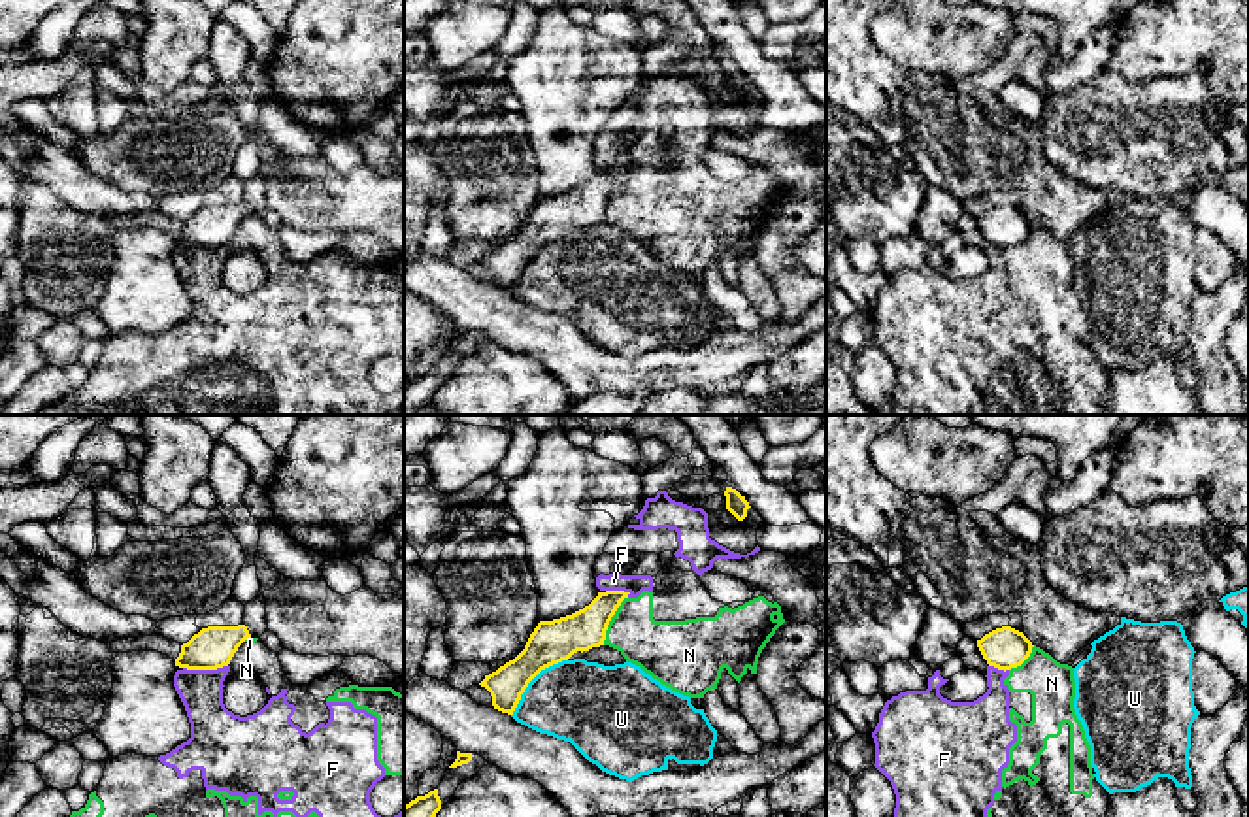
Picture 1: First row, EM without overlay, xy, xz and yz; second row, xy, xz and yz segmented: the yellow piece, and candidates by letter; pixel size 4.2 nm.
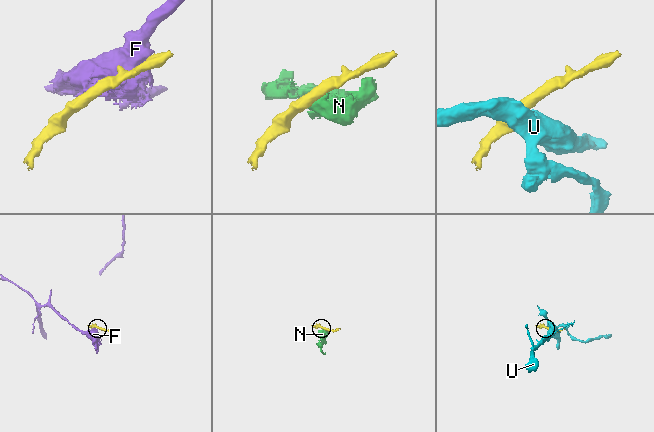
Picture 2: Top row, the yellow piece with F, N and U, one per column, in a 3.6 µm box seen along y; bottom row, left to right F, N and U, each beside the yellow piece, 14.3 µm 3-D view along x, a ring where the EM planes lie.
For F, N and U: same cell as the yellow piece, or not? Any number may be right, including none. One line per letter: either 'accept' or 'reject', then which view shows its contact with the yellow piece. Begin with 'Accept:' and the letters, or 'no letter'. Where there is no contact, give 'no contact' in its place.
Accept: no letter
F: reject | xy
N: reject | xz
U: reject | xz

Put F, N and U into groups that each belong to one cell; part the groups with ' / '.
F N / U

